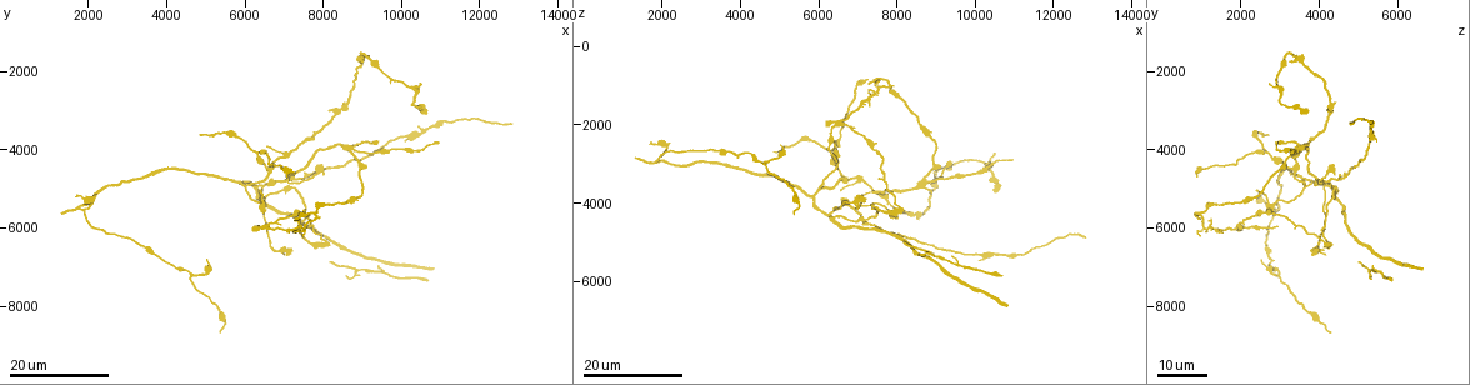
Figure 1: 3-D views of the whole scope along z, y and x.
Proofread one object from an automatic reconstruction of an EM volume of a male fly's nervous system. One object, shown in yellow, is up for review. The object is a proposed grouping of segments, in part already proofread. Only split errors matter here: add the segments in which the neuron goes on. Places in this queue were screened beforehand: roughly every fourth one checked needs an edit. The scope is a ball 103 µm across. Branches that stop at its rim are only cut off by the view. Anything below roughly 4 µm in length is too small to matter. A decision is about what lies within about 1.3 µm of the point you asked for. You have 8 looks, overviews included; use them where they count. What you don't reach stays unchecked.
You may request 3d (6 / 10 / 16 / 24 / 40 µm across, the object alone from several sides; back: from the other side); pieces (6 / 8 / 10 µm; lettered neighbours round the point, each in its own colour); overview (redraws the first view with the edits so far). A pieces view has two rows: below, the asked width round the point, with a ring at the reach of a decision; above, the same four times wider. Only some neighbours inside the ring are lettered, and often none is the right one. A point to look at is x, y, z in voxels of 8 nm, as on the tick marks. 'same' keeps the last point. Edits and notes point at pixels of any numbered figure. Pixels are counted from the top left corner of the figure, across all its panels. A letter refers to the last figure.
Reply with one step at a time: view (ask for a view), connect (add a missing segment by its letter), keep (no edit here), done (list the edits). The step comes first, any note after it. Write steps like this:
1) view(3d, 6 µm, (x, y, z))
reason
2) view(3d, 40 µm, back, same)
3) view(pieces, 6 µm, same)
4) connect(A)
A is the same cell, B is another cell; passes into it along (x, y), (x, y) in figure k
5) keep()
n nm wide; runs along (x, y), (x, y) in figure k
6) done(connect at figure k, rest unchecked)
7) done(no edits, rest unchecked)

view(3d, 16 µm, (7250, 5750, 1000))
an open end

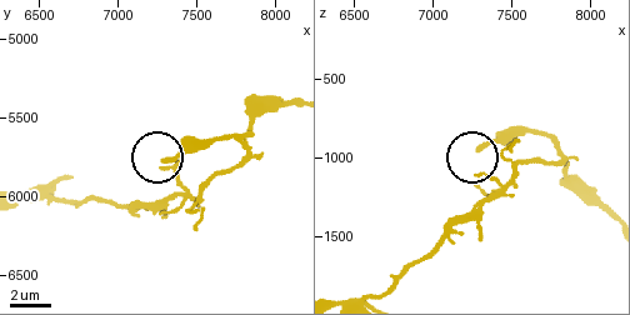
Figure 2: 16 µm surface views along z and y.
view(pieces, 6 µm, (7300, 5780, 940))

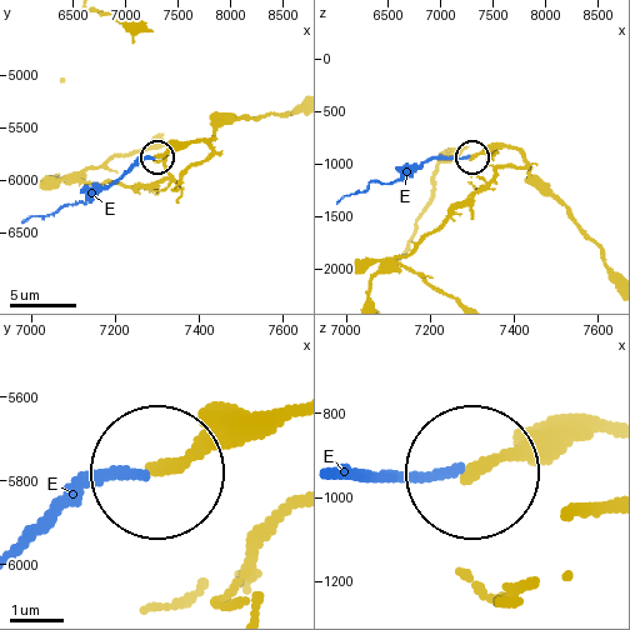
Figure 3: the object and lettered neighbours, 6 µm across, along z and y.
keep()
E is another cell; runs along (291, 408), (224, 413), (161, 471) in figure 3; none of them fits

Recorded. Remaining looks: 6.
view(3d, 24 µm, (6250, 6100, 1950))
an open end

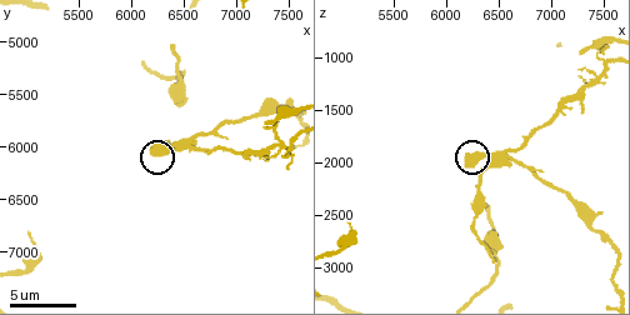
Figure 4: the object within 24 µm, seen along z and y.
view(pieces, 10 µm, (6200, 6040, 1980))
what lies round it

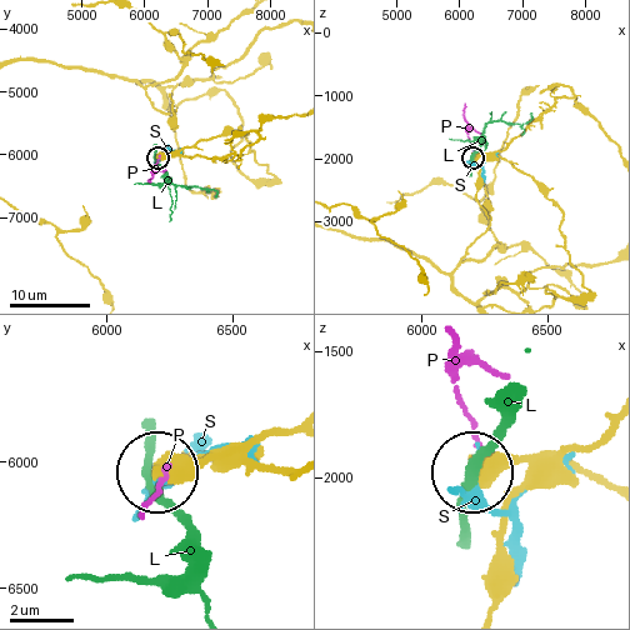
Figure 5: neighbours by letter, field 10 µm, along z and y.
keep()
L, P and S are other cells; none of them fits

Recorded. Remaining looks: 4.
view(3d, 16 µm, (7900, 4350, 4350))
branch stops here

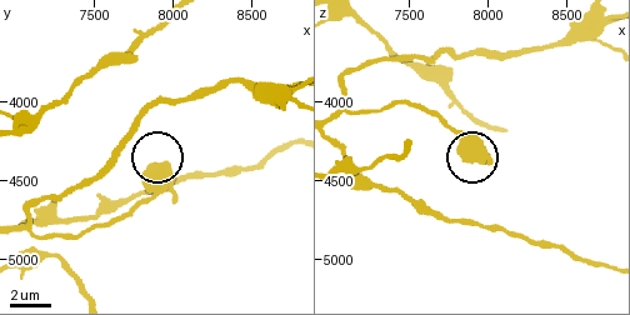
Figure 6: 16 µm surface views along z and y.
view(pieces, 6 µm, same)

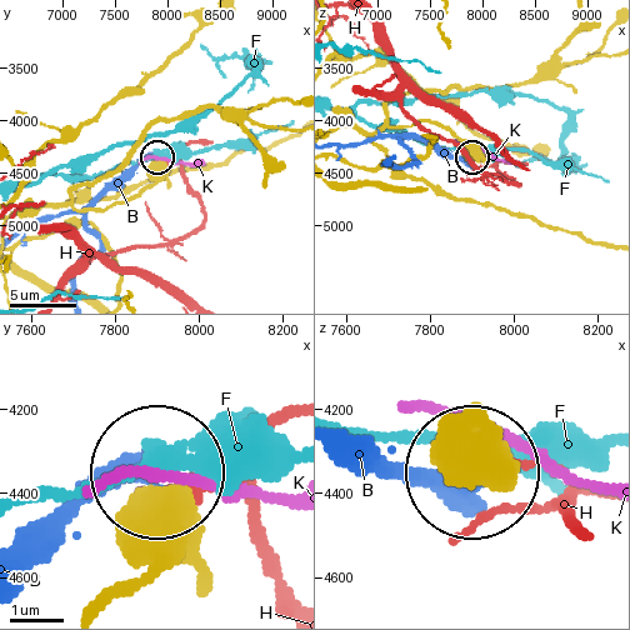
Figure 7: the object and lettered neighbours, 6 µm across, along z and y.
keep()
B, F, H and K are other cells; runs along (106, 593), (156, 489) in figure 7; none of them fits

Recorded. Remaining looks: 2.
view(3d, 16 µm, (6400, 5050, 2500))
tapers out

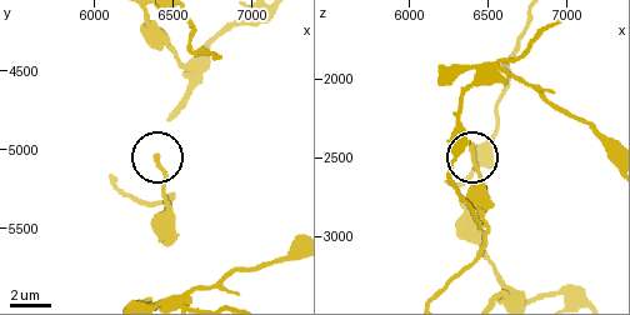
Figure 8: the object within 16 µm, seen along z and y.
view(pieces, 10 µm, (6380, 5040, 2420))

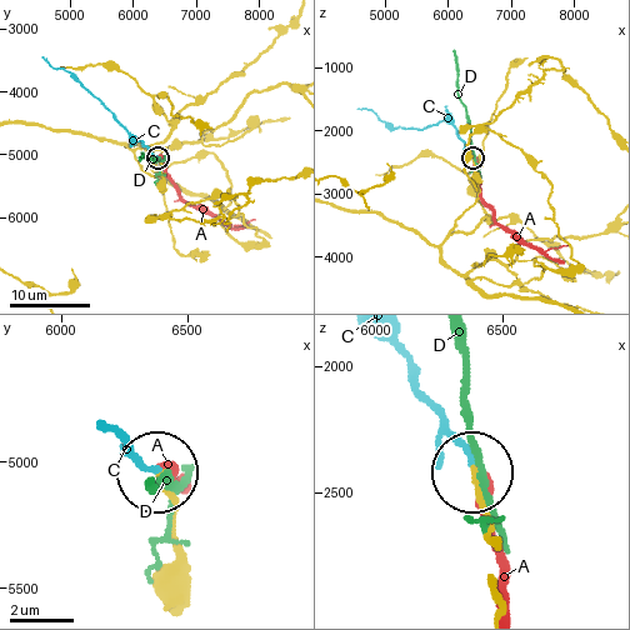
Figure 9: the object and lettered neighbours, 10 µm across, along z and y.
connect(C)
190 nm wide; C is the same cell, A and D are other cells; passes into it along (486, 544), (468, 446), (389, 336) in figure 9; the neuron continues

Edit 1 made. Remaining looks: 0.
done(connect at figure 9, rest unchecked)

